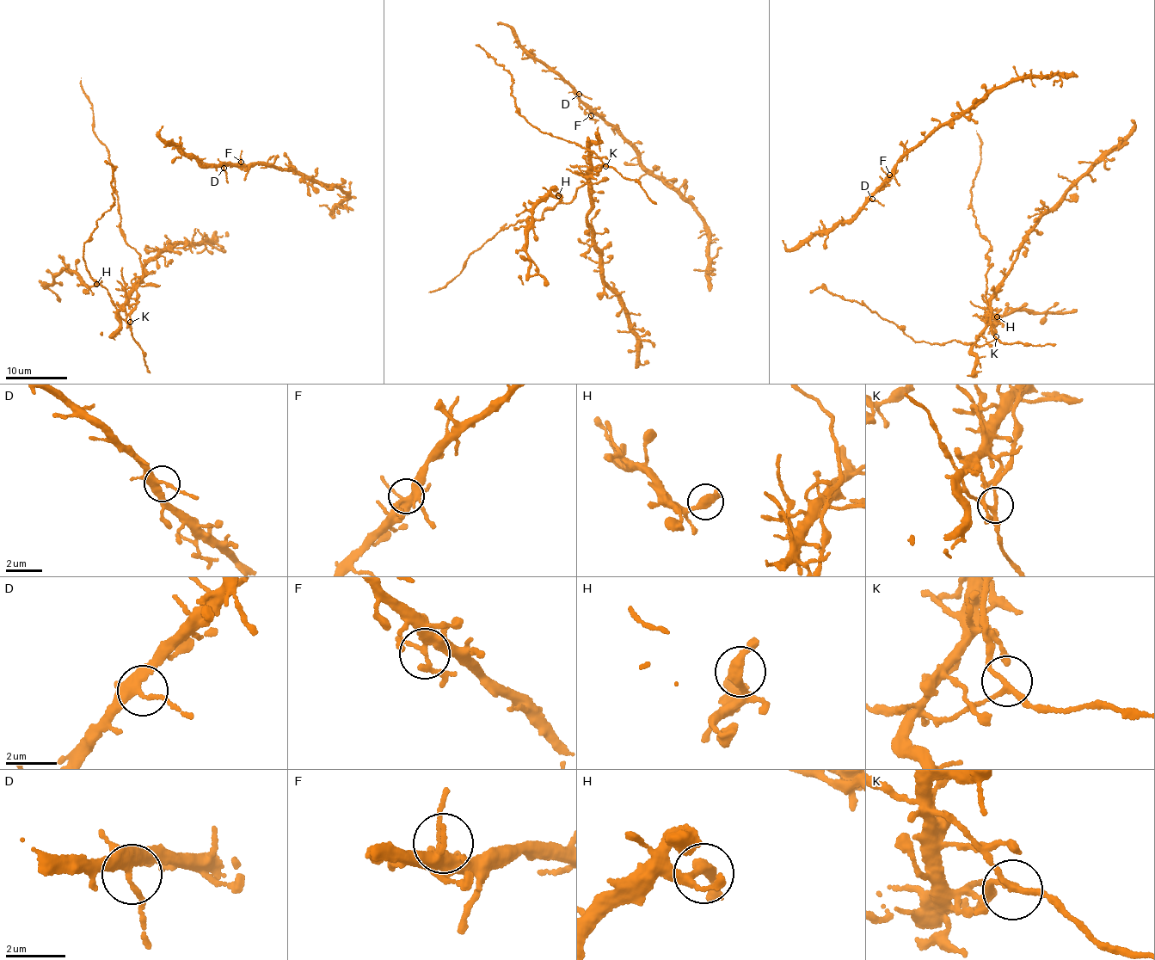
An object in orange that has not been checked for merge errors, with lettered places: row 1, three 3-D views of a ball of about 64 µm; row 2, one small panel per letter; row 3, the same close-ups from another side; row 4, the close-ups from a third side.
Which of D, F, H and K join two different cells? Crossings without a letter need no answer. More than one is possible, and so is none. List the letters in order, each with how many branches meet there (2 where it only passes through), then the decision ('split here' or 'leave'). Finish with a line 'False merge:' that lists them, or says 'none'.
D: branches 4; leave
F: branches 6; leave
H: branches 2; leave
K: branches 3; leave
False merge: none

